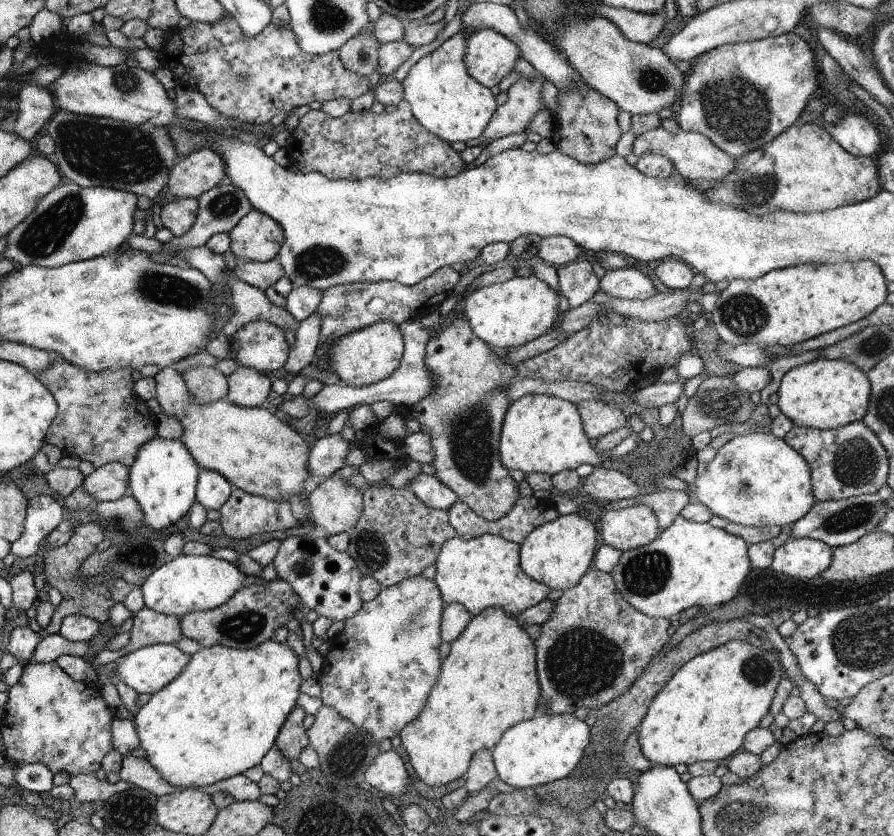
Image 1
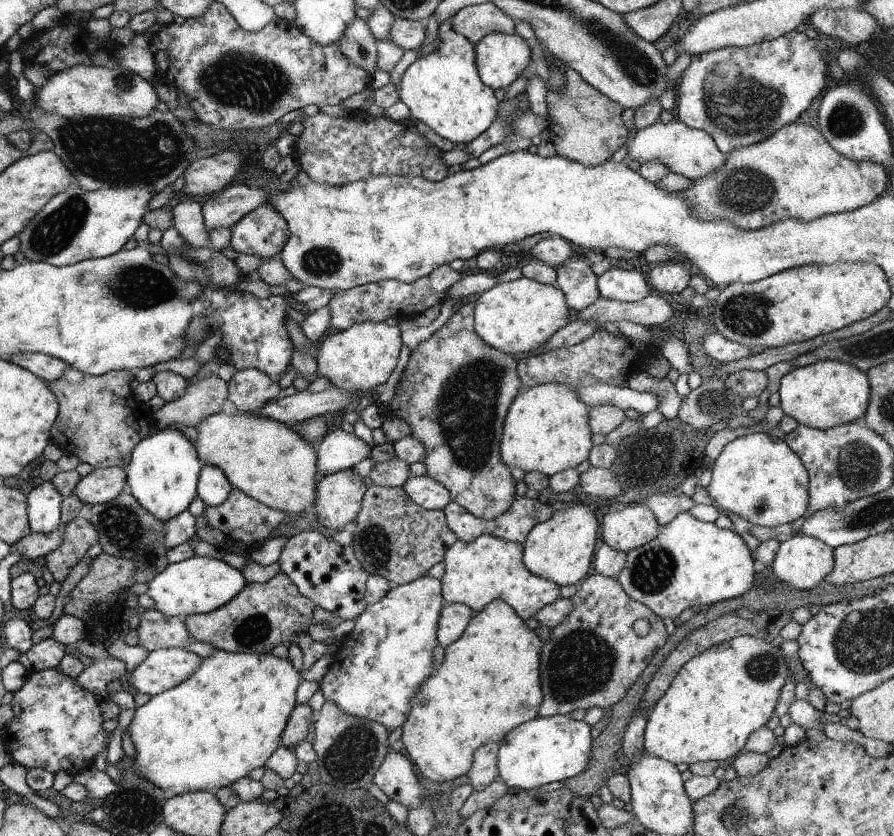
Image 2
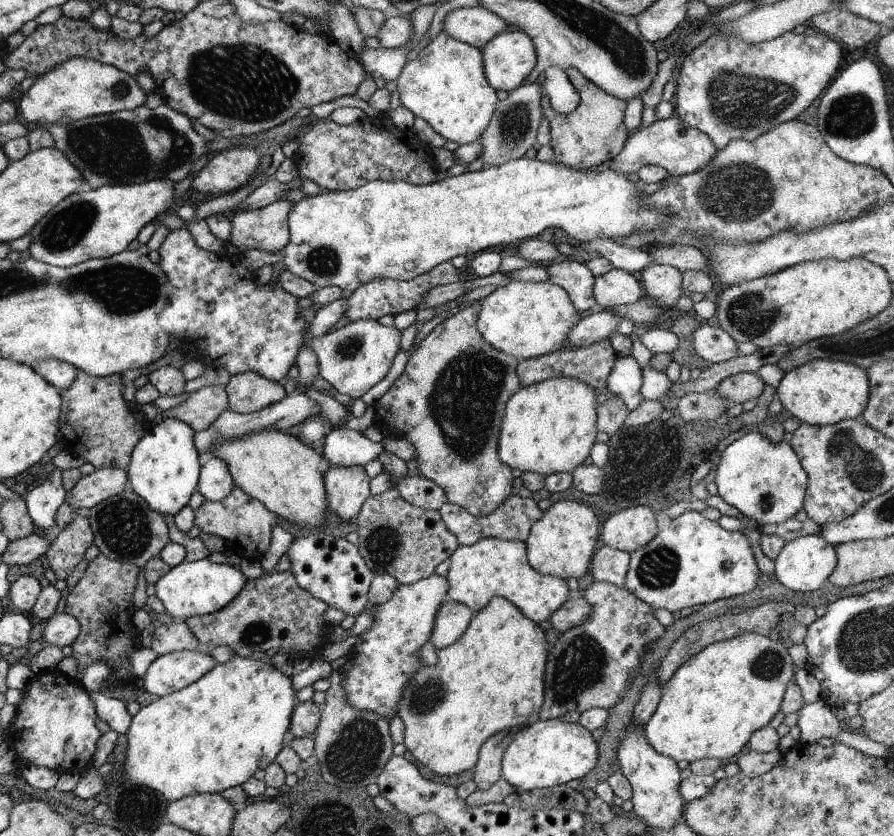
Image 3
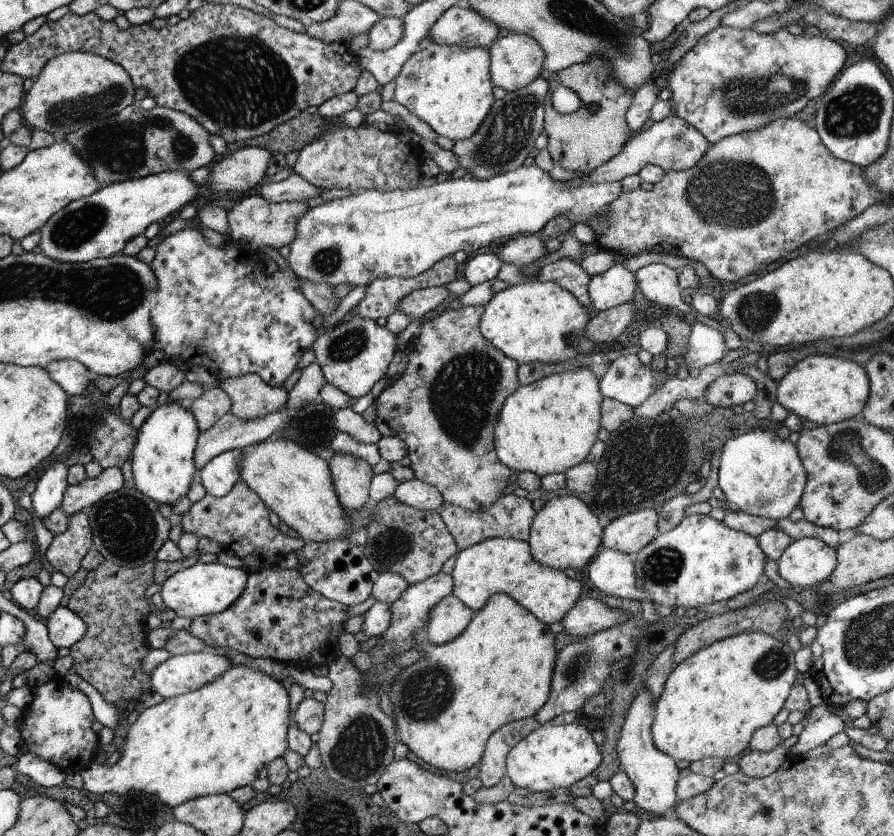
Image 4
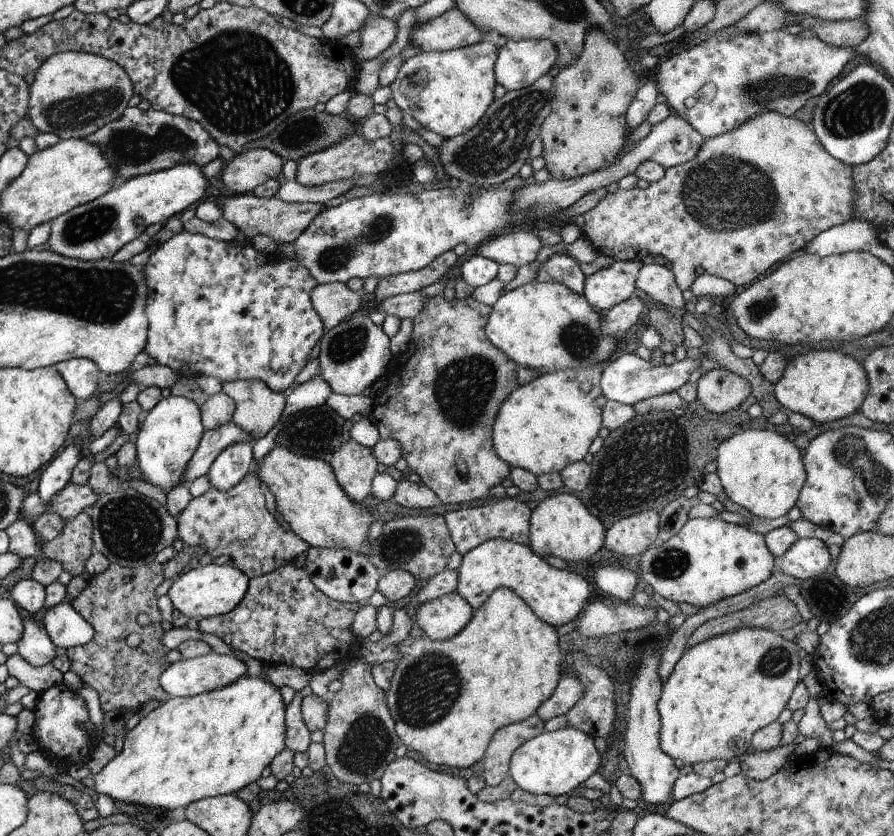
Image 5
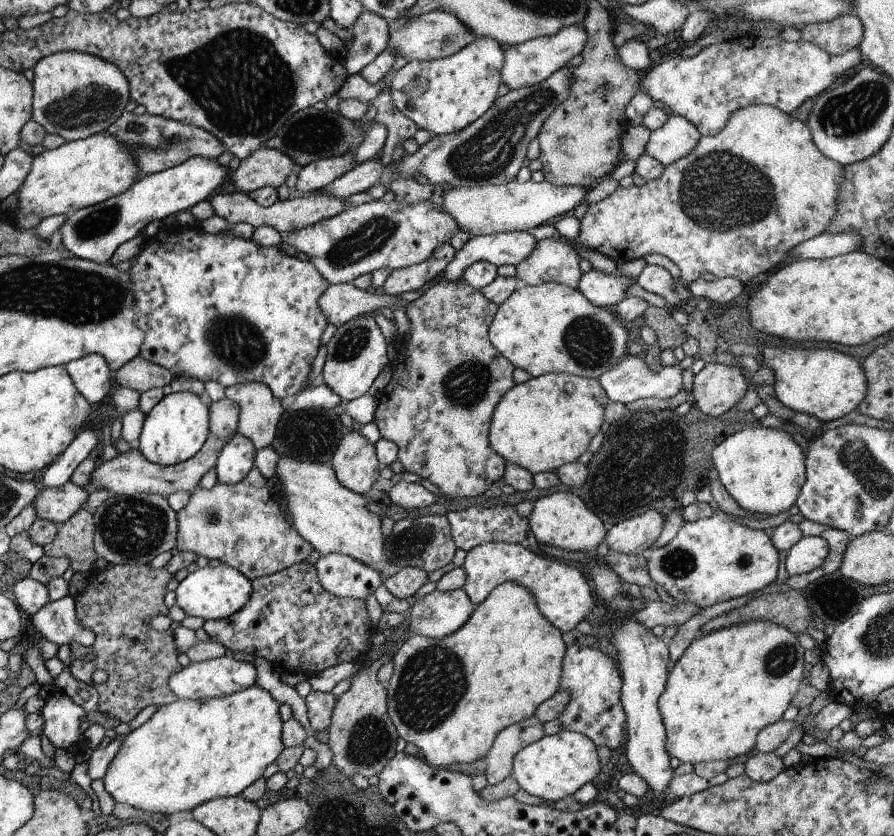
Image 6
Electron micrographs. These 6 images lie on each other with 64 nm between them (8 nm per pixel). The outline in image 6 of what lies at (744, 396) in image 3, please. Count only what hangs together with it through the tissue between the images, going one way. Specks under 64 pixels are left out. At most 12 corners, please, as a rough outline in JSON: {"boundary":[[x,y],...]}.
{"boundary":[[708,363],[694,374],[693,404],[709,417],[748,390],[740,363]]}

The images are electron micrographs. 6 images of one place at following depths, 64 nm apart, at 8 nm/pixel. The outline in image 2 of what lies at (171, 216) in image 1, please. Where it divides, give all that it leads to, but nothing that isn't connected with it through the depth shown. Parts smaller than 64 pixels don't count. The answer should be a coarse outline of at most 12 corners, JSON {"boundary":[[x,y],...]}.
{"boundary":[[189,198],[171,211],[171,228],[194,247],[212,248],[202,205]]}

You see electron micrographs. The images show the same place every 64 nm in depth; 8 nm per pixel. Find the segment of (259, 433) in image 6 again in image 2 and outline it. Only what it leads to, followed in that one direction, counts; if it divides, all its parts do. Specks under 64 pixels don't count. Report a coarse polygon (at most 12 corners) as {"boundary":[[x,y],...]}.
{"boundary":[[252,368],[227,383],[227,399],[244,413],[260,411],[281,390]]}

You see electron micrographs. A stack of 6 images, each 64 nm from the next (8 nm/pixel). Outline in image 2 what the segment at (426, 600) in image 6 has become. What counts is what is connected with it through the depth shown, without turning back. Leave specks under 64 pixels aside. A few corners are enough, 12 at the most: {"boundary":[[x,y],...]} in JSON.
{"boundary":[[446,603],[438,624],[438,645],[462,636],[473,617],[464,604]]}

